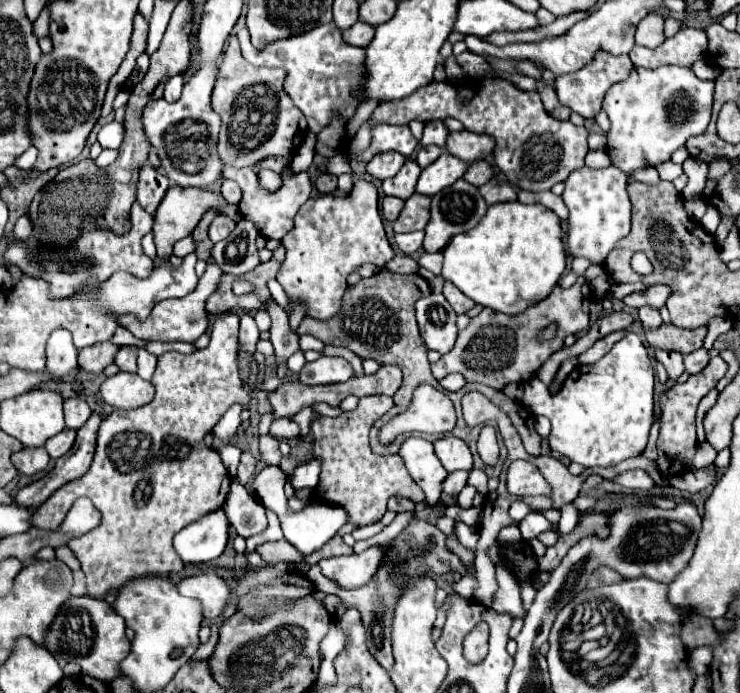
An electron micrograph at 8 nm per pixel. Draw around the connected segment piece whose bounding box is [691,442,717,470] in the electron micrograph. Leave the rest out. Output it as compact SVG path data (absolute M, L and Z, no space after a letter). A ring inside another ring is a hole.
M709 442L699 444L699 448L697 448L697 456L695 456L693 464L691 464L691 470L697 470L697 468L703 468L703 466L711 464L711 462L715 460L715 456L717 456L717 450L711 448Z

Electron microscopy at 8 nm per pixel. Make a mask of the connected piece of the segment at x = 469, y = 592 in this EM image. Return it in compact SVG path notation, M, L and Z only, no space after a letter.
M463 576L459 582L453 584L453 590L455 590L457 594L461 594L463 598L473 598L475 588L477 588L477 580L475 580L475 576Z

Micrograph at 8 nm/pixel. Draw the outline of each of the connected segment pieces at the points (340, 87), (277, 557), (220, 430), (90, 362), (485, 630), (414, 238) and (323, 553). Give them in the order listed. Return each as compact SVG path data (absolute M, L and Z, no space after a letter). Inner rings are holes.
M333 22L317 26L299 36L273 40L263 50L251 44L249 30L239 30L237 36L241 42L241 52L247 58L247 62L263 66L281 66L287 70L285 92L293 98L295 106L305 114L311 132L315 134L321 132L321 128L325 128L333 118L335 110L341 112L345 122L353 116L357 102L353 102L351 94L361 84L361 70L365 70L363 68L365 50L343 42L341 30Z
M287 540L259 544L255 548L255 552L263 558L263 562L287 562L287 564L295 564L301 558Z
M231 406L227 410L227 414L213 428L213 436L223 440L223 442L229 442L241 424L241 410L243 410L241 406Z
M99 342L93 346L85 346L79 350L79 368L91 374L103 372L105 366L113 362L113 356L119 348L111 342Z
M479 622L473 632L469 632L469 636L465 638L465 660L469 660L471 664L479 664L489 650L489 626L485 622Z
M409 232L409 234L395 234L395 242L403 254L413 254L423 246L423 232Z
M335 536L335 538L331 538L317 554L313 554L313 556L309 556L309 562L311 564L317 564L321 558L329 558L329 556L341 556L341 554L347 554L347 544L339 538L339 536Z

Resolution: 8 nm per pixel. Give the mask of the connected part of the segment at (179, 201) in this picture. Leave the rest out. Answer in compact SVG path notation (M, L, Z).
M171 186L165 194L165 198L161 200L155 216L153 216L153 236L155 236L155 246L157 246L157 258L167 262L171 258L171 250L173 244L185 236L189 236L193 232L193 228L197 226L197 222L201 220L201 216L205 214L205 210L209 208L219 208L223 214L229 214L235 222L241 220L241 214L237 214L237 206L235 204L227 204L221 194L213 194L207 192L203 188L181 188L181 186Z

